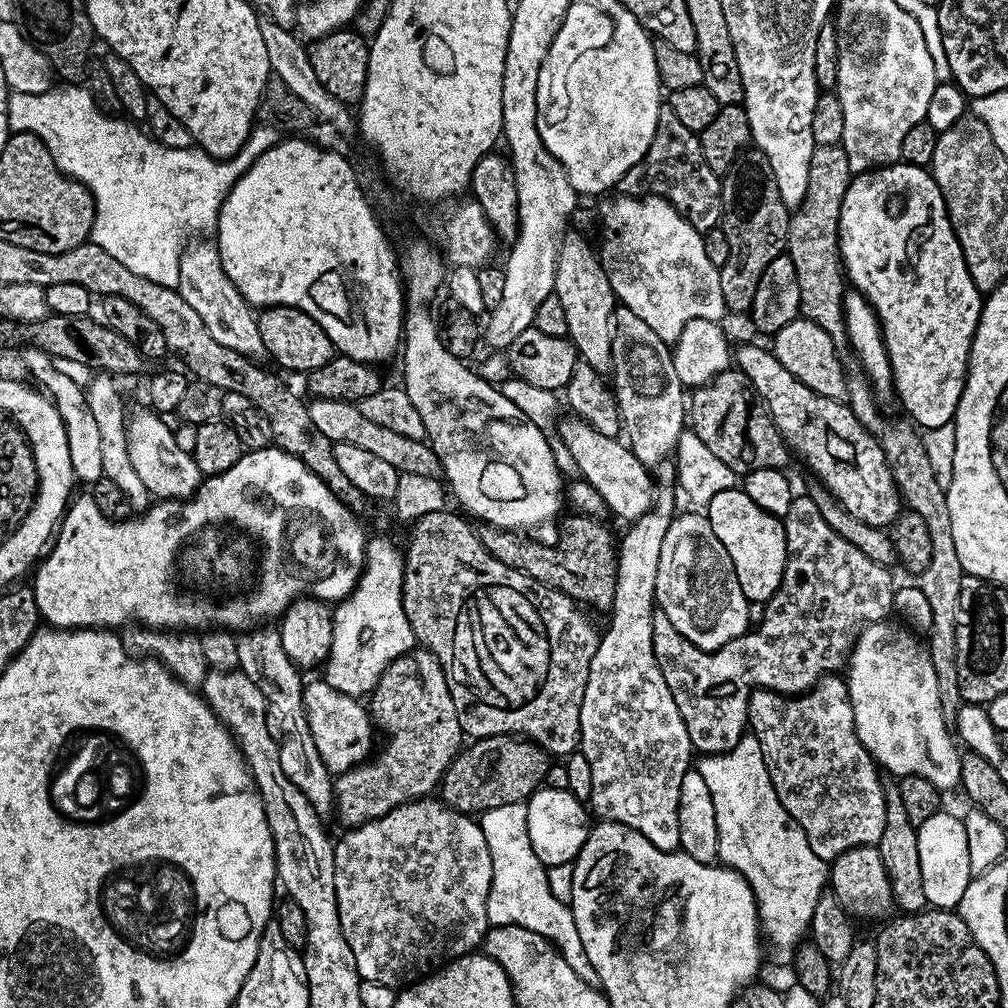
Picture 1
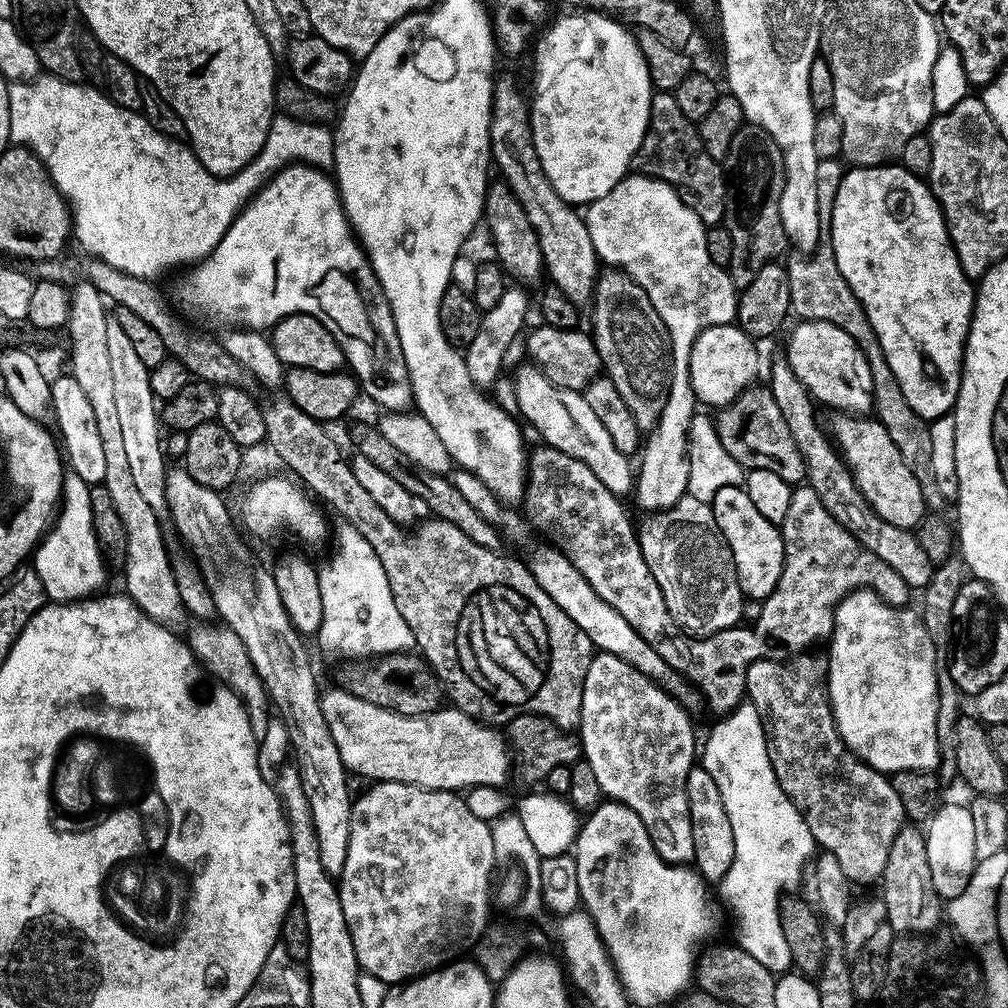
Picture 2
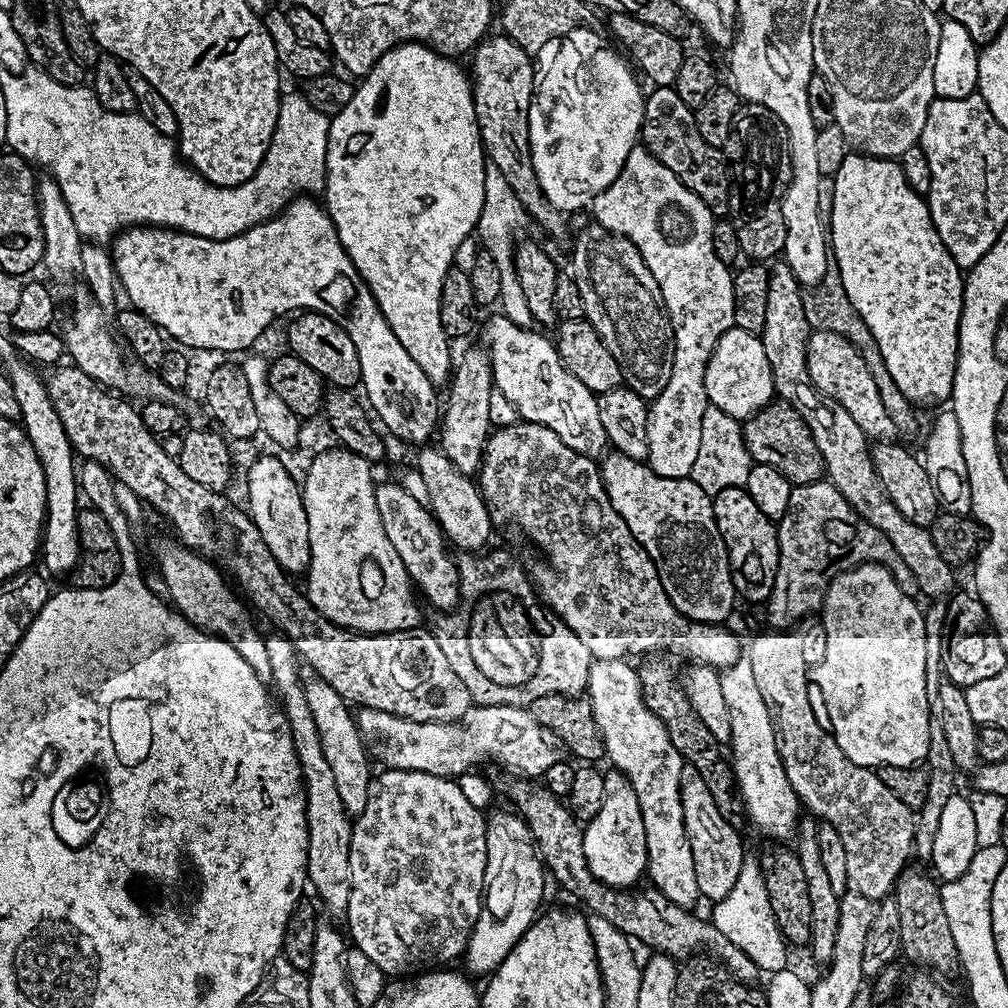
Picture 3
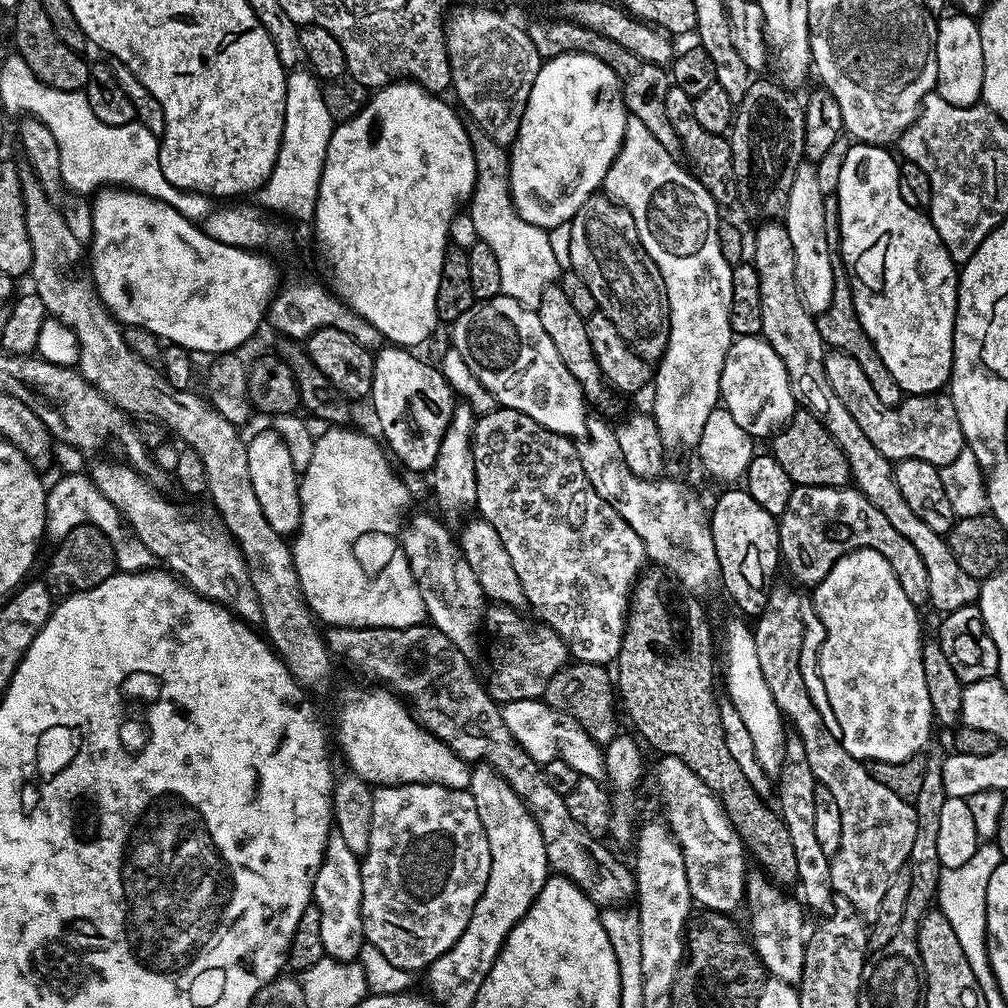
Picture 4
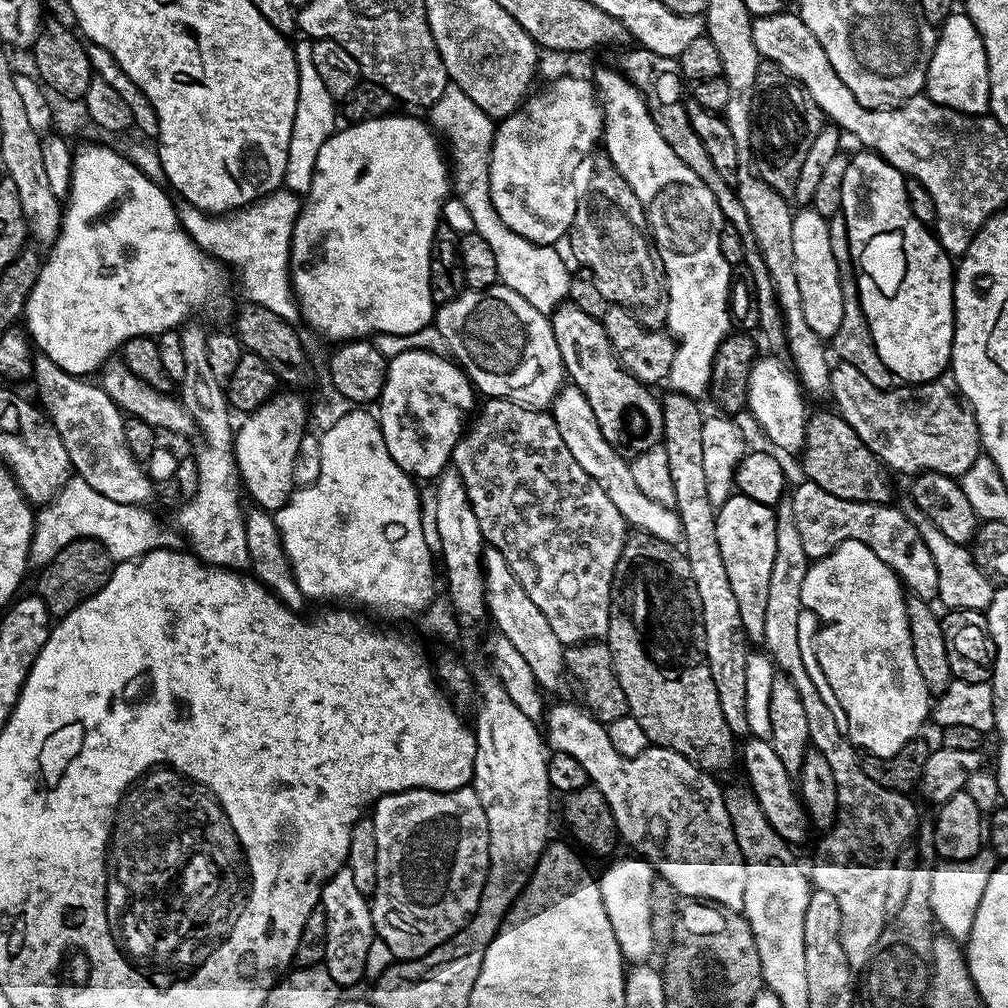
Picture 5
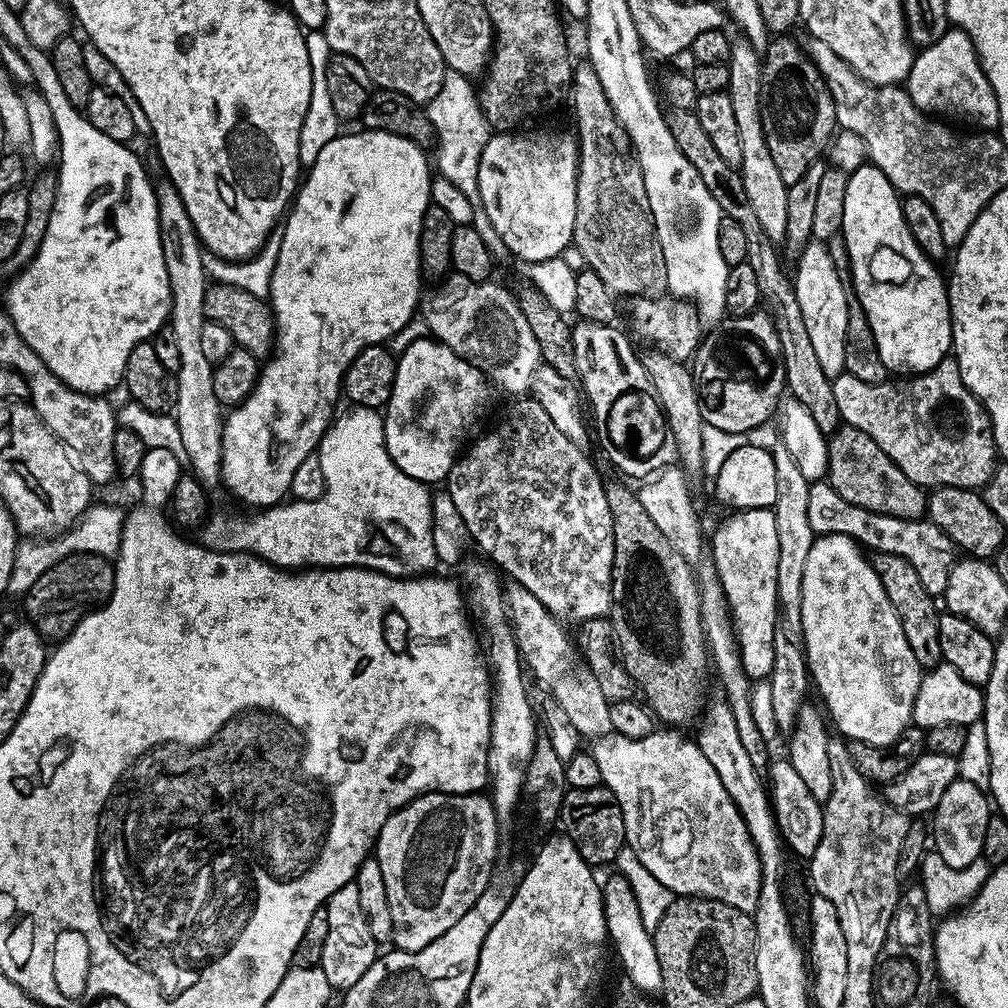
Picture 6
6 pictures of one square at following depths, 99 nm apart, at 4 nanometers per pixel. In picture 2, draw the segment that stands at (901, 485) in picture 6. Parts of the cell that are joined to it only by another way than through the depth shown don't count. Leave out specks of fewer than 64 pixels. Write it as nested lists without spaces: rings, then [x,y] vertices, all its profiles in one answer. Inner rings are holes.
[[[748,387],[740,396],[719,409],[720,417],[716,416],[714,420],[717,436],[726,453],[743,469],[770,470],[788,484],[799,485],[805,479],[802,454],[790,434],[790,426],[786,426],[786,418],[782,418],[782,410],[778,410],[778,402],[774,402],[771,388],[758,387]]]

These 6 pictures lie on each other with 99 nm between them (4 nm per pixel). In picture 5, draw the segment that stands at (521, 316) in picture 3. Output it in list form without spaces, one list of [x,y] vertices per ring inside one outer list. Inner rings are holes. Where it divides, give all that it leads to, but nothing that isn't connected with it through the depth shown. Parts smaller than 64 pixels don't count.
[[[448,83],[438,102],[432,104],[430,119],[433,129],[450,144],[448,154],[452,173],[450,180],[455,197],[466,206],[474,221],[475,232],[482,235],[497,259],[499,281],[520,294],[526,302],[544,315],[563,303],[569,292],[572,273],[566,270],[553,245],[536,244],[514,234],[498,216],[490,198],[489,158],[496,137],[495,121],[474,105],[458,85]]]

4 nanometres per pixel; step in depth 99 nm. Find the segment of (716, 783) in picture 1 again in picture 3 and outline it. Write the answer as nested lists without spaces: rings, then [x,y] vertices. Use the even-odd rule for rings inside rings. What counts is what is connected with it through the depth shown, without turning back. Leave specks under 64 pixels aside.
[[[741,658],[720,672],[720,681],[722,695],[726,698],[726,710],[730,710],[730,763],[743,811],[762,835],[773,836],[776,842],[787,841],[784,839],[787,836],[789,839],[796,831],[802,805],[786,778],[786,770],[778,754],[770,710],[766,710],[766,702],[762,702],[754,670],[750,670],[750,662],[746,658]],[[745,859],[742,870],[738,874],[738,882],[734,882],[730,894],[726,894],[726,898],[715,901],[711,908],[710,923],[718,930],[722,930],[722,934],[726,934],[726,938],[730,938],[730,942],[734,942],[738,950],[749,955],[750,960],[758,965],[761,973],[771,974],[789,967],[790,948],[774,922],[774,914],[770,910],[770,898],[766,894],[766,882],[760,873],[760,865],[755,859]]]

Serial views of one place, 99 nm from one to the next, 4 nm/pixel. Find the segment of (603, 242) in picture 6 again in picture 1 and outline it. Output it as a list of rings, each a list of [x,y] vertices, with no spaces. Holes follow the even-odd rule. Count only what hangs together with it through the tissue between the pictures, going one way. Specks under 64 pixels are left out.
[[[620,306],[612,313],[610,380],[620,411],[622,436],[634,458],[650,470],[665,463],[675,453],[679,436],[686,429],[686,387],[674,370],[672,353],[668,343],[658,338],[634,310]]]

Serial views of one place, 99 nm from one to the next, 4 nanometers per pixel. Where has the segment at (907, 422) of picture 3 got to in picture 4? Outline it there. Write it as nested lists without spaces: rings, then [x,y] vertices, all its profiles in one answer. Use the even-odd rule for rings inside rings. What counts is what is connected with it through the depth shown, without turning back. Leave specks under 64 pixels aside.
[[[839,258],[833,259],[832,269],[834,270],[834,298],[830,298],[830,306],[826,306],[826,310],[815,317],[818,334],[822,334],[825,345],[829,349],[850,354],[850,358],[854,358],[854,362],[862,366],[862,374],[866,374],[866,382],[870,382],[874,394],[878,394],[879,400],[885,406],[894,408],[902,399],[900,387],[898,382],[894,382],[894,378],[890,378],[890,370],[886,370],[878,350],[874,350],[874,342],[870,342],[866,330],[862,330],[862,322],[858,318],[858,310],[854,306],[852,297],[852,283],[844,261]]]

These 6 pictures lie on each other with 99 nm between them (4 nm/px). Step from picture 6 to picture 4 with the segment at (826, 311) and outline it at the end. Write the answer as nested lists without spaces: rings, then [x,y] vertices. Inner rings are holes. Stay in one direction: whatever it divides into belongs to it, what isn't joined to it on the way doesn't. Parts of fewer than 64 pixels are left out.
[[[802,162],[794,174],[794,186],[790,186],[782,217],[784,229],[790,234],[790,246],[794,246],[794,278],[798,294],[802,298],[802,306],[813,314],[824,312],[826,306],[830,306],[830,298],[834,298],[834,254],[830,246],[826,246],[826,222],[829,216],[824,209],[825,195],[818,190],[815,163]]]

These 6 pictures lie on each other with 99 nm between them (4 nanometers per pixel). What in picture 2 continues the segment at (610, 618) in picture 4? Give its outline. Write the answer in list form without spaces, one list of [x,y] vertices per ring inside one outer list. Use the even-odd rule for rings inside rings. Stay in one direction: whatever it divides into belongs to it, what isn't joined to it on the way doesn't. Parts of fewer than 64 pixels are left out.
[[[539,447],[533,452],[531,449],[528,456],[528,479],[522,501],[523,507],[528,507],[527,519],[535,527],[537,524],[540,528],[553,528],[564,539],[562,551],[582,574],[582,578],[586,578],[586,582],[590,582],[590,586],[594,586],[598,598],[610,602],[610,606],[614,606],[614,610],[618,610],[618,614],[622,614],[622,618],[626,618],[626,622],[630,622],[630,626],[634,626],[636,633],[651,648],[656,649],[656,640],[680,640],[680,644],[688,644],[688,648],[692,648],[692,643],[697,637],[680,629],[674,622],[670,610],[666,610],[662,590],[658,586],[658,582],[654,582],[654,574],[650,574],[650,570],[646,566],[646,558],[640,549],[637,529],[634,524],[632,528],[632,520],[628,517],[627,510],[620,505],[623,504],[621,497],[606,490],[606,486],[602,486],[602,482],[598,482],[594,470],[590,470],[590,466],[586,466],[586,462],[582,462],[578,458],[570,458],[570,454],[557,448]]]

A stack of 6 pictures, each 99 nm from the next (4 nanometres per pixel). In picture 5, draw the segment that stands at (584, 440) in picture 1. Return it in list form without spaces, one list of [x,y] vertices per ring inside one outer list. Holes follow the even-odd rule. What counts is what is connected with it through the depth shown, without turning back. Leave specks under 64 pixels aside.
[[[497,282],[493,288],[465,290],[450,302],[439,305],[434,312],[434,326],[447,339],[451,359],[463,368],[477,393],[498,400],[512,400],[523,408],[548,410],[552,400],[566,384],[562,354],[554,342],[552,321],[540,313],[520,294]]]

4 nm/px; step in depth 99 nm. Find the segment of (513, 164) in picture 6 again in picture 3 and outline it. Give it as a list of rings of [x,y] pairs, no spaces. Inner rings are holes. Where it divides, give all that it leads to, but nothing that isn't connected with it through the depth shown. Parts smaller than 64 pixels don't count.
[[[588,27],[575,28],[567,36],[542,46],[539,55],[545,60],[536,74],[528,119],[530,158],[538,186],[544,197],[565,214],[587,209],[594,197],[618,178],[630,150],[637,147],[640,124],[644,121],[645,93],[640,92],[641,81],[633,65],[607,39],[604,41]]]

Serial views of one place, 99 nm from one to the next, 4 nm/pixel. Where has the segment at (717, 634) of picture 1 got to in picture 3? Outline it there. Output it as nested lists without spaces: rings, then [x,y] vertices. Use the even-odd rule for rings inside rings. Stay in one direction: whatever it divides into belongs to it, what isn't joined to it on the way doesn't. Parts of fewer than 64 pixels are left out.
[[[615,450],[609,451],[599,461],[598,467],[604,489],[614,510],[618,510],[622,522],[630,526],[630,534],[634,534],[634,538],[644,547],[646,554],[650,554],[658,570],[658,578],[662,582],[662,590],[666,590],[670,602],[680,611],[680,615],[701,626],[723,625],[728,615],[737,607],[738,597],[732,581],[728,551],[721,541],[720,531],[716,525],[713,497],[702,490],[701,486],[696,485],[691,478],[662,478],[654,474],[654,470],[648,467],[645,461],[626,458],[626,454]]]

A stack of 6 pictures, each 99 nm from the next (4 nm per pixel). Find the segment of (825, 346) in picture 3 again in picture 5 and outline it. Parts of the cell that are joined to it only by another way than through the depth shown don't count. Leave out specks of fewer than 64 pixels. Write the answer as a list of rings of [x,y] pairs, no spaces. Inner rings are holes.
[[[837,363],[830,374],[830,386],[832,387],[831,399],[836,399],[835,411],[852,427],[854,434],[858,434],[862,442],[866,442],[868,449],[893,473],[937,472],[959,478],[964,476],[966,470],[970,470],[970,466],[974,466],[976,459],[982,455],[978,424],[972,409],[960,395],[956,379],[950,374],[942,375],[936,380],[927,380],[925,384],[879,388],[870,386],[870,381],[862,378],[862,374],[854,370],[854,366]]]

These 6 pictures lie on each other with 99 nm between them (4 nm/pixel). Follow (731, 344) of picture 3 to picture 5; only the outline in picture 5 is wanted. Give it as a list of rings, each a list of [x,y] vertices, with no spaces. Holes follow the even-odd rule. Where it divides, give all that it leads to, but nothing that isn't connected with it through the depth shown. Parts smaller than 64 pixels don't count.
[[[757,357],[748,372],[745,403],[747,411],[752,412],[767,438],[778,449],[799,453],[804,446],[808,409],[804,406],[805,397],[799,381],[785,368],[774,358]]]

